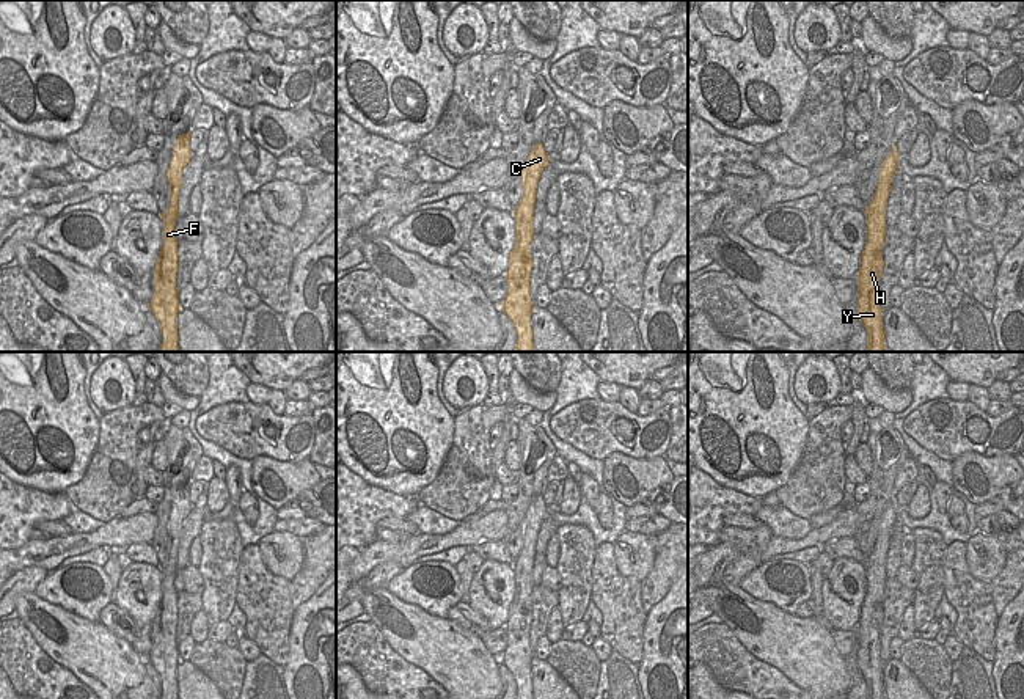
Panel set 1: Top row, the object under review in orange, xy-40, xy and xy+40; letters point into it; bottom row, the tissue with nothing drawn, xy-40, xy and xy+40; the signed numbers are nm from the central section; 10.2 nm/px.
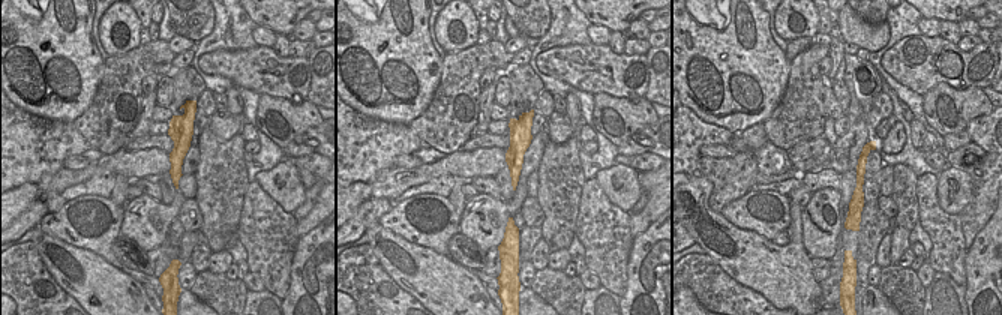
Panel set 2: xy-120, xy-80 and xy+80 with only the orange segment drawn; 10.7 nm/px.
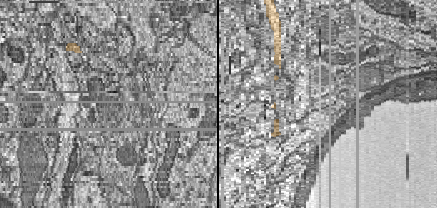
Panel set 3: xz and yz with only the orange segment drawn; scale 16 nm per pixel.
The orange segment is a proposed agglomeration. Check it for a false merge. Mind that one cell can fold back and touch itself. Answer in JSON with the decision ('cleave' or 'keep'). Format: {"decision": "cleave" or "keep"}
{"decision": "keep"}

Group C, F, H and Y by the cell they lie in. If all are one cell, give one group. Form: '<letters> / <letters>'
C F H Y

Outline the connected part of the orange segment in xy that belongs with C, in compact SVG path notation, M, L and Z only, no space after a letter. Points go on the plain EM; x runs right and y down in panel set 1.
M536 495L521 522L521 550L514 559L515 594L509 605L507 622L504 625L507 642L499 655L501 664L512 674L517 686L515 699L532 699L529 649L529 627L532 620L532 567L536 556L536 540L542 522L548 517L548 507L542 495Z

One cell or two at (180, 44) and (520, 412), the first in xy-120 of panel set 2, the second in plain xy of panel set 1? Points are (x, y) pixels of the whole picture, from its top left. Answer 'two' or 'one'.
one

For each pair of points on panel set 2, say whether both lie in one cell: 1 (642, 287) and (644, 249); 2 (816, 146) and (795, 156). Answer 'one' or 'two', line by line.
1: one
2: one

